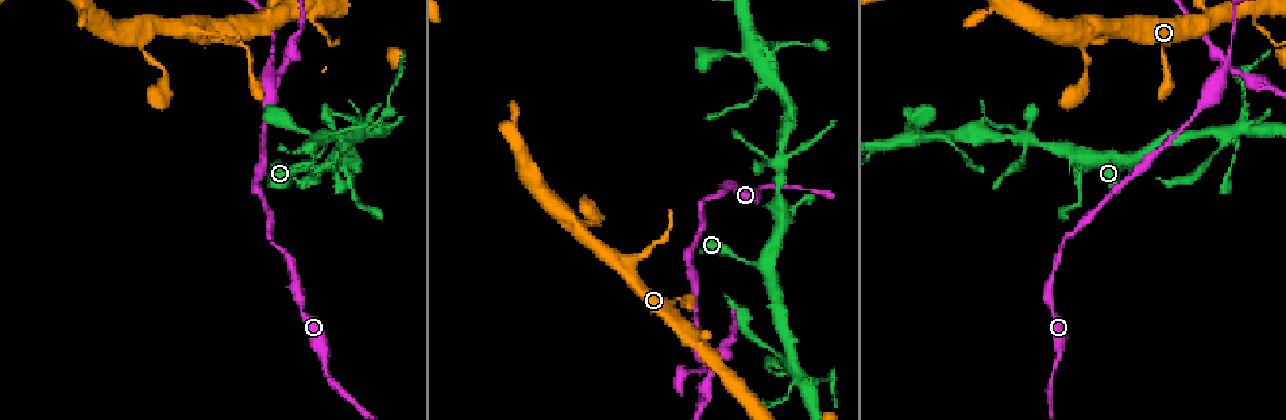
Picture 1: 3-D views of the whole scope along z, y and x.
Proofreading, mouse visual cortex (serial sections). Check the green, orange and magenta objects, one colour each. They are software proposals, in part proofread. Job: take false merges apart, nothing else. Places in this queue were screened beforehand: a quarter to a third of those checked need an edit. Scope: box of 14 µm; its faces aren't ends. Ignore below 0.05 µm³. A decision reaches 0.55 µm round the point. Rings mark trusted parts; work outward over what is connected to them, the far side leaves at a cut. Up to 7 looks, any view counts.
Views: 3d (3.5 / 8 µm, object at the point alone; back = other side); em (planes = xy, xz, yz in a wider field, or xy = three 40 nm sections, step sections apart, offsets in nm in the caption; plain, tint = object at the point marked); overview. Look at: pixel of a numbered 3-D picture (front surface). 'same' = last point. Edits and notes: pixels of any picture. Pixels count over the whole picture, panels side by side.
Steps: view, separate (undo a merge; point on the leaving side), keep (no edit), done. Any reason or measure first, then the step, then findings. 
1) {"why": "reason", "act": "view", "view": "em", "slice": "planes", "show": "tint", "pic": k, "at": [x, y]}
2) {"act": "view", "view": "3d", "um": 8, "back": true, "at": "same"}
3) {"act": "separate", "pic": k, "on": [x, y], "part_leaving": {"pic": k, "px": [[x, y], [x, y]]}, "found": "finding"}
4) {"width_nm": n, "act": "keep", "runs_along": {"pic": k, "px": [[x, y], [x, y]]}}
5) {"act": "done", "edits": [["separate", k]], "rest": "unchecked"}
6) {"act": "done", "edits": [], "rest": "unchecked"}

{"why": "sudden change in width", "act": "view", "view": "3d", "um": 8, "pic": 1, "at": [815, 379]}

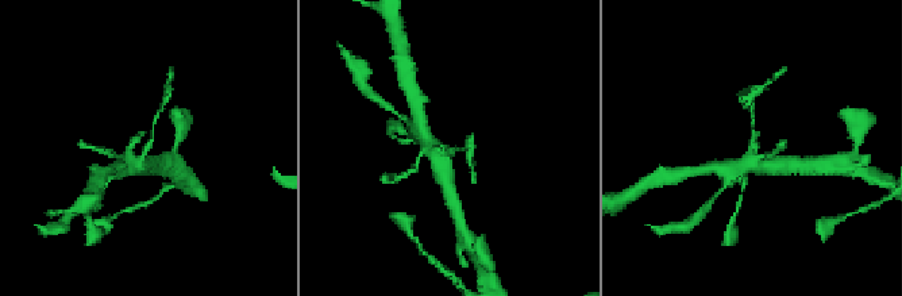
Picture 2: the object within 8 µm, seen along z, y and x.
{"why": "zoom in", "act": "view", "view": "3d", "um": 3.5, "pic": 2, "at": [757, 149]}

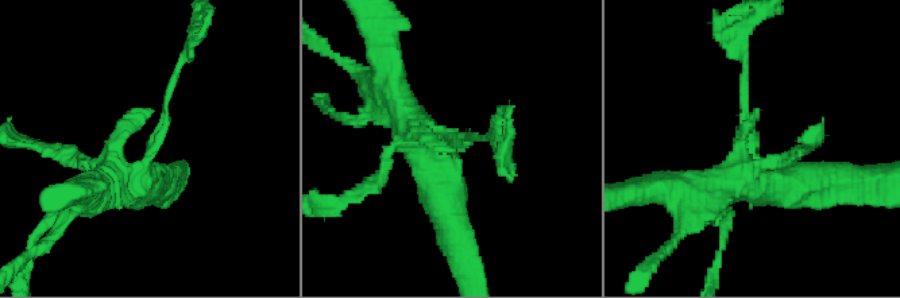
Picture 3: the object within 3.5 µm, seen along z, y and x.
{"arms": 3, "arm_widths_nm": [100, 400, 400], "act": "view", "view": "em", "slice": "xy", "step": 1, "show": "tint", "pic": 3, "at": [456, 135]}

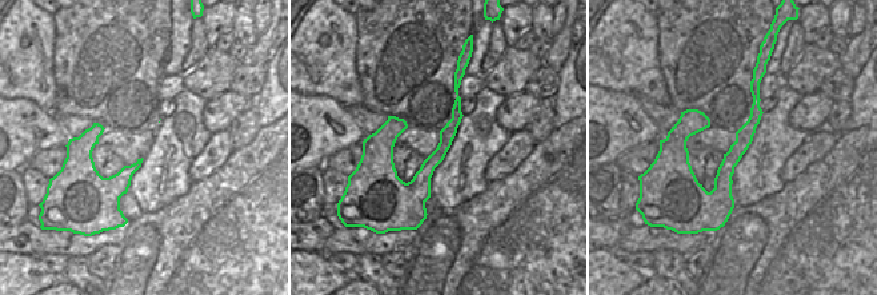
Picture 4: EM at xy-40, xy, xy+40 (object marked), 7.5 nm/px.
{"act": "keep", "runs_along": {"pic": 4, "px": [[457, 82], [456, 120], [412, 186], [369, 159]]}, "found": "continuous, no second cell"}

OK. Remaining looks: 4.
{"why": "small branch off a trunk", "act": "view", "view": "3d", "um": 3.5, "pic": 1, "at": [281, 70]}

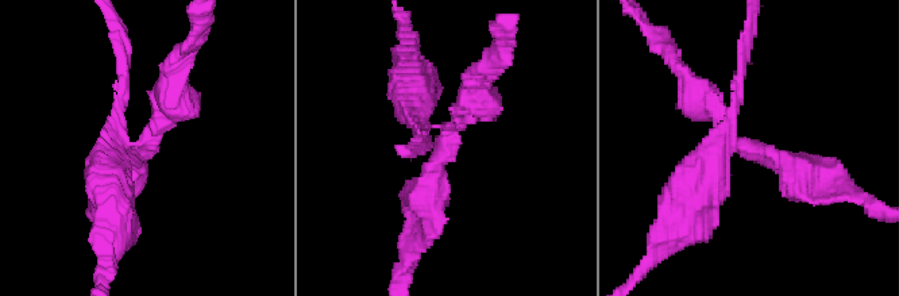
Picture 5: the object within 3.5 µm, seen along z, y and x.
{"arms": 4, "arm_widths_nm": [150, 250, 300, 500], "act": "view", "view": "em", "slice": "planes", "show": "tint", "pic": 5, "at": [439, 124]}

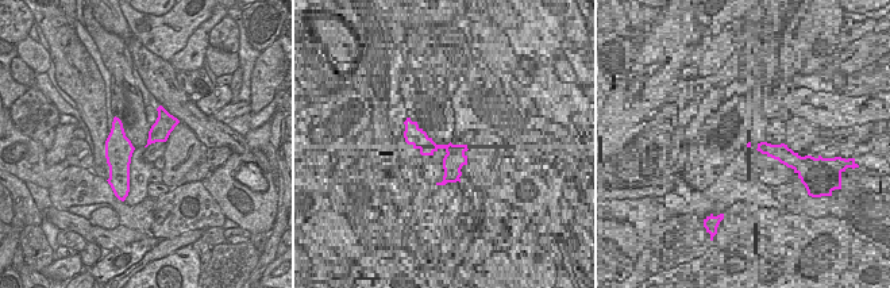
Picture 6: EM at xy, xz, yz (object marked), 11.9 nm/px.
{"act": "view", "view": "em", "slice": "xy", "step": 2, "show": "tint", "at": "same"}

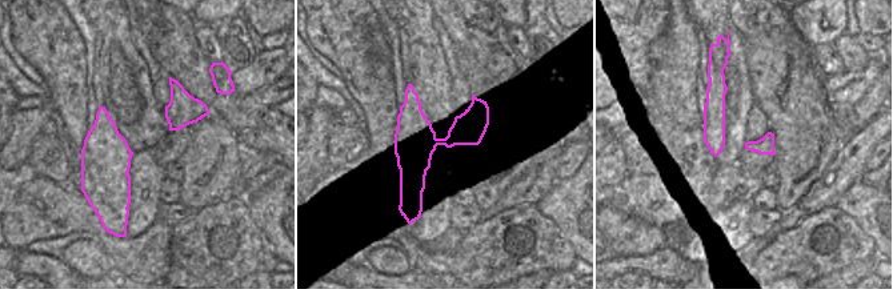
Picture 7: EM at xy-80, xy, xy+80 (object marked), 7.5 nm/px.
{"act": "separate", "pic": 5, "on": [718, 99], "part_leaving": {"pic": 5, "px": [[739, 146], [845, 180]]}, "found": "a second cell is stuck on"}

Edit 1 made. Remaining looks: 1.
{"act": "done", "edits": [["separate", 5]], "rest": "unchecked"}

